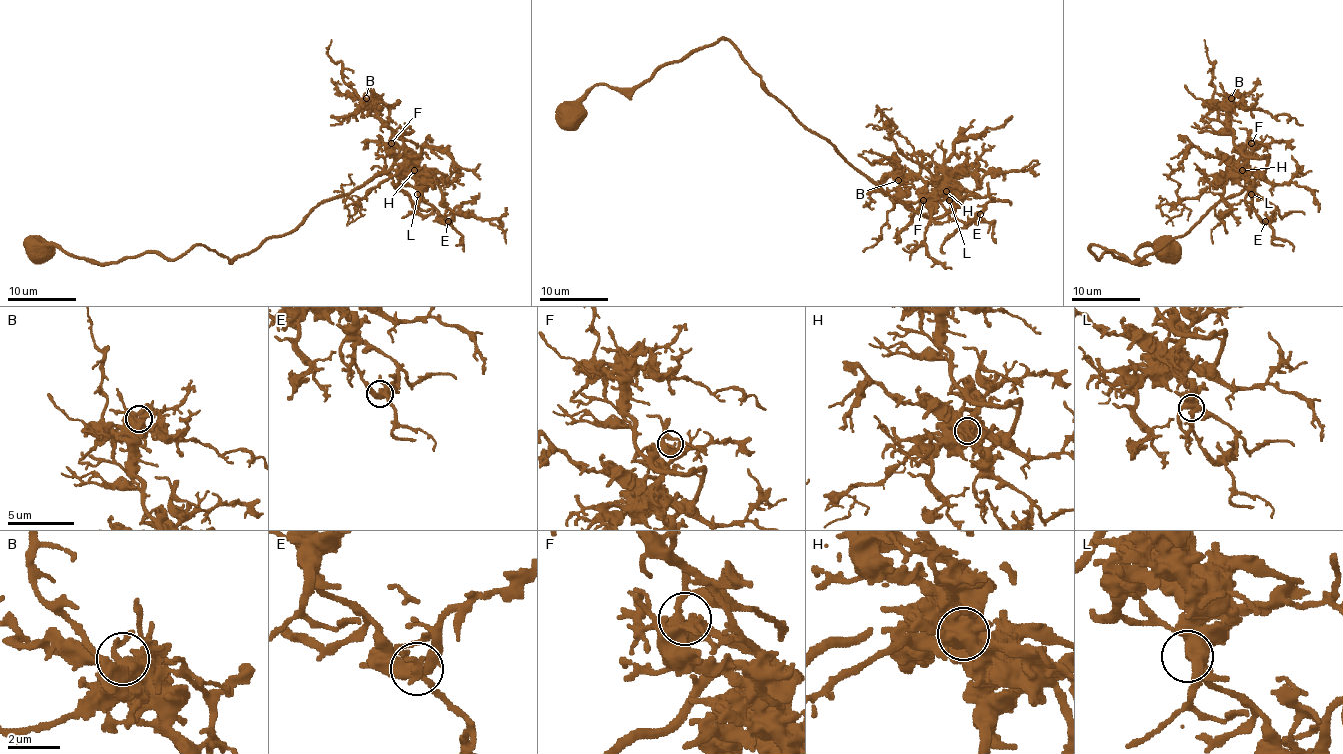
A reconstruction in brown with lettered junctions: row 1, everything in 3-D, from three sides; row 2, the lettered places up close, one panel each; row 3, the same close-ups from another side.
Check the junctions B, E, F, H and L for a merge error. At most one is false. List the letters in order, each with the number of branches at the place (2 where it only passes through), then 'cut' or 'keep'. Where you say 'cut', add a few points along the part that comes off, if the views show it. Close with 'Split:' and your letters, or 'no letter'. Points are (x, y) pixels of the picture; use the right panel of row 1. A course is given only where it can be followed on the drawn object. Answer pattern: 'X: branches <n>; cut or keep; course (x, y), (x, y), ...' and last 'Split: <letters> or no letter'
B: branches 3; keep
E: branches 3; keep
F: branches 2; keep
H: branches 3; keep
L: branches 3; keep
Split: no letter

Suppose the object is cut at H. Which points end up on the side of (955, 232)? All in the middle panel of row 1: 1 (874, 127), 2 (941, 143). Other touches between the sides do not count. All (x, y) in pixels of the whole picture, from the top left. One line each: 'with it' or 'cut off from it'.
1: with it
2: cut off from it

